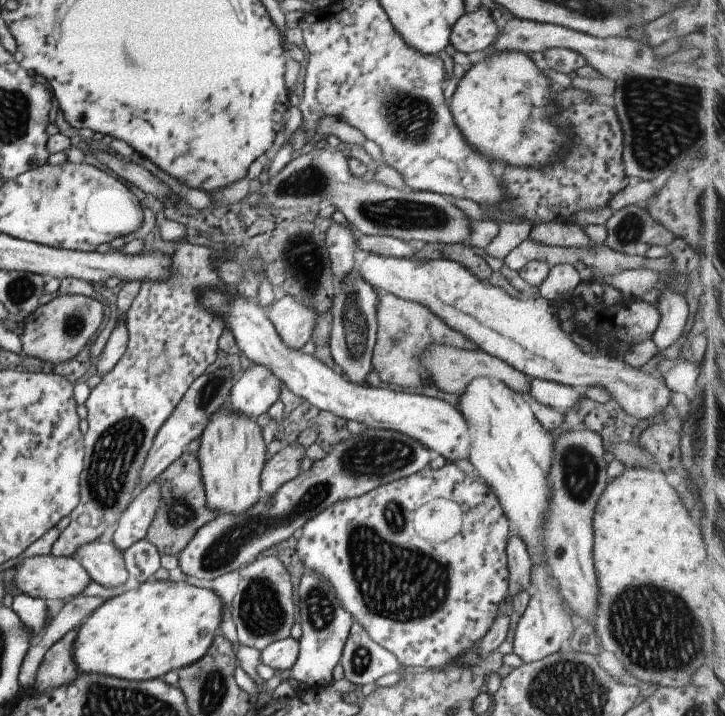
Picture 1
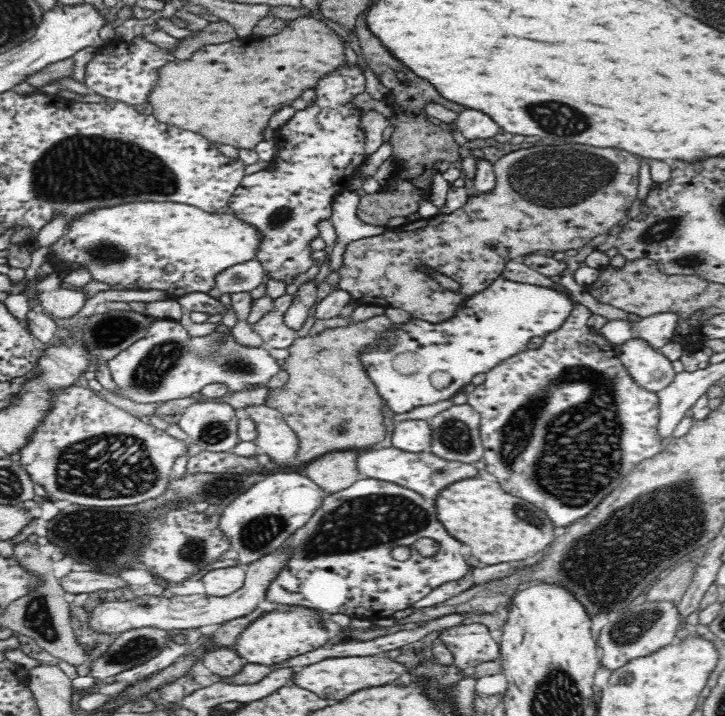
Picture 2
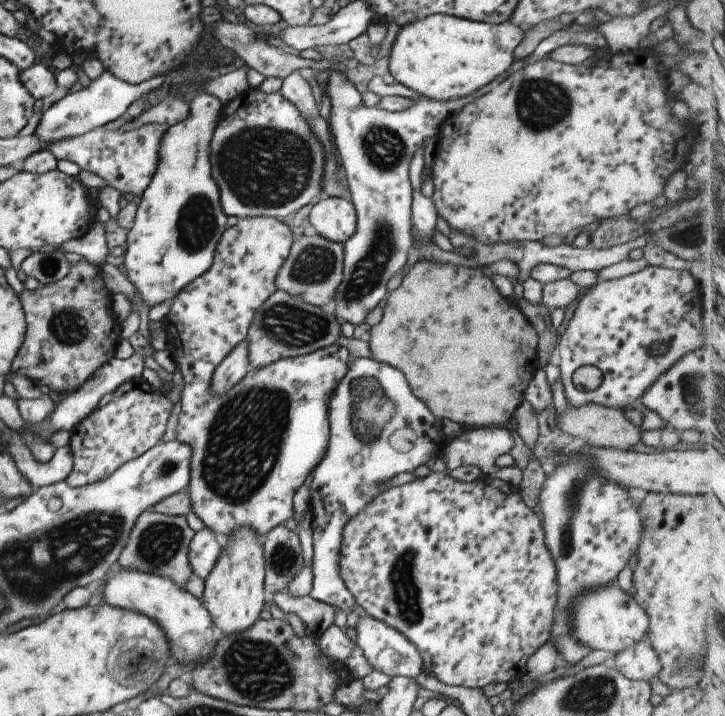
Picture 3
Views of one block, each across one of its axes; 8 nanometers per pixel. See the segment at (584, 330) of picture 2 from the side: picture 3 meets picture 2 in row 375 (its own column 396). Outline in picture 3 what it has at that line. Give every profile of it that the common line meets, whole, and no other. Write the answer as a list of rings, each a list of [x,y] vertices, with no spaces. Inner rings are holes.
[[[430,472],[424,478],[381,491],[379,497],[345,524],[339,568],[341,579],[353,596],[354,602],[361,606],[369,617],[403,634],[420,653],[422,671],[433,675],[438,682],[445,685],[471,689],[481,689],[492,683],[506,685],[526,675],[525,668],[529,656],[549,639],[556,602],[556,571],[549,552],[545,549],[539,518],[522,502],[517,487],[500,479],[480,474],[476,480],[467,483],[455,481],[443,472]]]

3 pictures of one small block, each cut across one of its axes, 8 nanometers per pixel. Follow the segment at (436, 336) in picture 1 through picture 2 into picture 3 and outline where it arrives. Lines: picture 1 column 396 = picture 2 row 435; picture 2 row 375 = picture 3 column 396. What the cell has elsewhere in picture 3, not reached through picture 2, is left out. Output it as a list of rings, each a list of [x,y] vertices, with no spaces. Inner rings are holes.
[[[417,261],[415,265],[409,269],[409,272],[403,276],[401,284],[388,292],[385,297],[386,306],[383,308],[383,315],[381,320],[371,327],[369,336],[369,351],[375,361],[391,364],[393,368],[401,370],[404,378],[408,383],[413,396],[417,400],[421,400],[429,412],[435,416],[435,419],[439,422],[441,418],[447,418],[447,420],[453,420],[457,422],[462,428],[484,428],[484,427],[498,427],[503,426],[505,422],[513,415],[513,412],[518,408],[518,405],[522,402],[523,388],[525,388],[525,382],[529,380],[531,376],[531,370],[538,368],[537,362],[533,364],[533,360],[536,361],[536,345],[538,342],[537,334],[535,330],[526,322],[526,319],[522,316],[522,313],[517,306],[509,299],[499,296],[498,290],[495,290],[491,280],[487,278],[489,273],[479,272],[475,267],[465,267],[464,265],[451,265],[445,264],[441,266],[435,266],[426,261]]]

